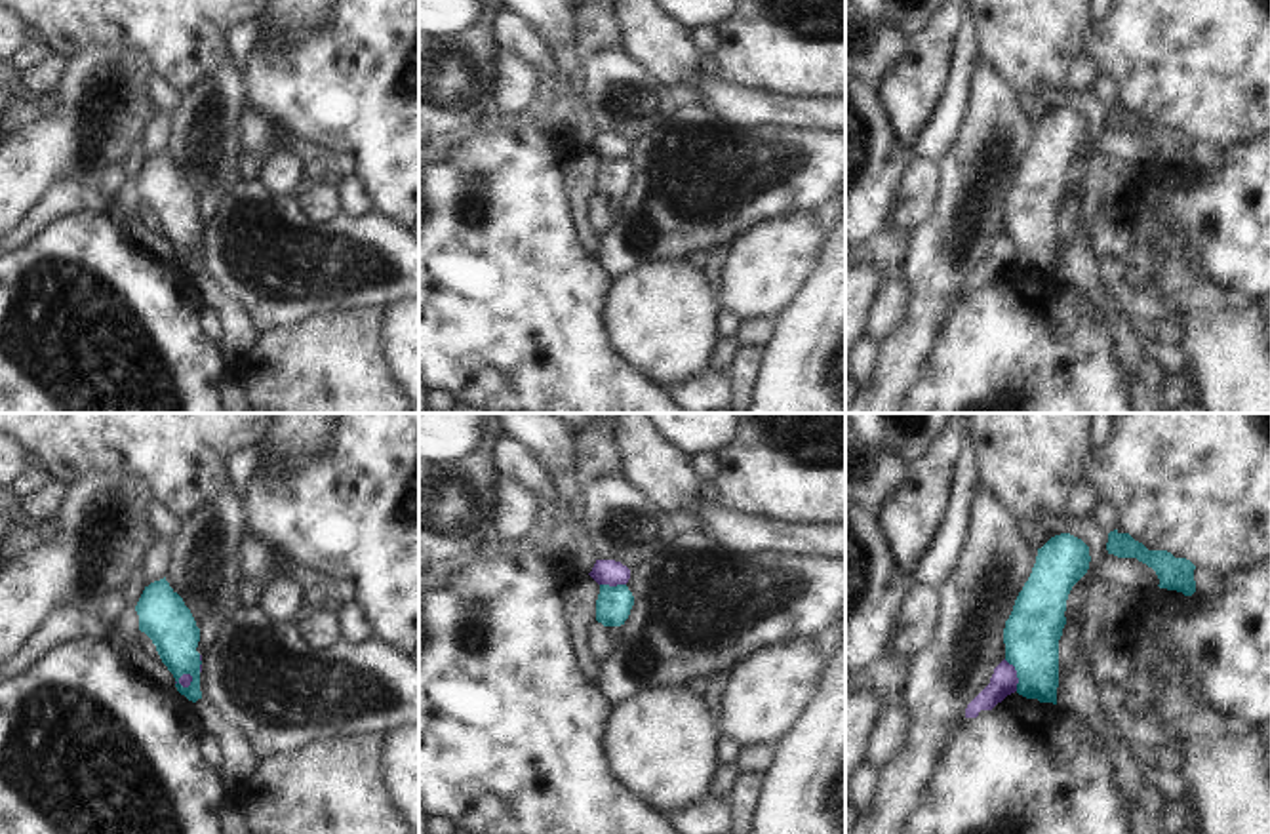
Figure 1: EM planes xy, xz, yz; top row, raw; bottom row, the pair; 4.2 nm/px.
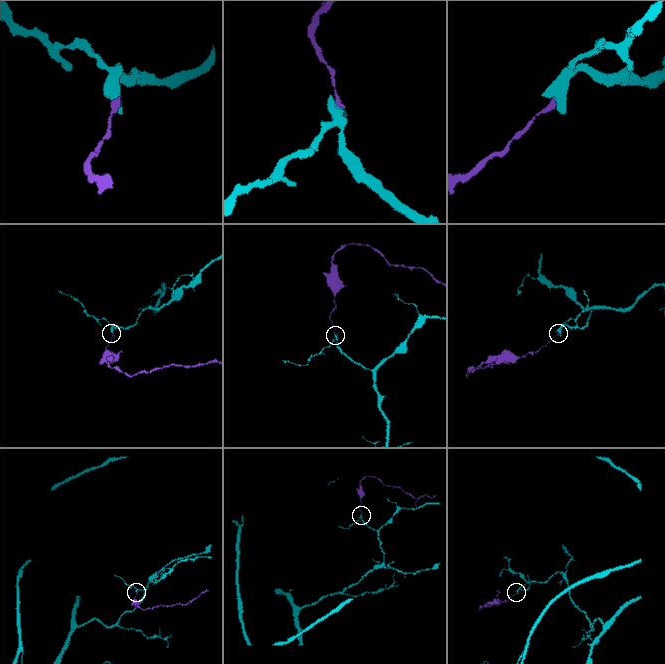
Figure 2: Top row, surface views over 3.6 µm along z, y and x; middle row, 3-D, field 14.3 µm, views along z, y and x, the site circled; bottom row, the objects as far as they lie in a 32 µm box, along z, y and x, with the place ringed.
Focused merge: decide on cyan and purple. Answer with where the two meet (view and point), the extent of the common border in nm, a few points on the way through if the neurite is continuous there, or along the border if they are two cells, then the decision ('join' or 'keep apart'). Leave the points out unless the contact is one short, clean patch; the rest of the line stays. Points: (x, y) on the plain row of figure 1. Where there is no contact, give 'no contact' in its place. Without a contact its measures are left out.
contact yz (1017, 248); length 150 nm; border yz (1004, 233), (1015, 244), (1017, 263); keep apart

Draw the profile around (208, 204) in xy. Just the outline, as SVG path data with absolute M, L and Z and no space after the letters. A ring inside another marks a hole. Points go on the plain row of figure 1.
M213 183L209 187L209 190L206 192L206 196L200 200L200 215L198 215L198 221L196 225L200 228L204 228L204 225L208 223L208 219L211 217L211 213L215 211L217 204L219 204L219 190L217 190L217 185Z

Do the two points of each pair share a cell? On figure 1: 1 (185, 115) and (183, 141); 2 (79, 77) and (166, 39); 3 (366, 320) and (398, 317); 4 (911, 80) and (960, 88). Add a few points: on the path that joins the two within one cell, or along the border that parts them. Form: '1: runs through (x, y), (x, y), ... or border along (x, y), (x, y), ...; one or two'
1: runs through (185, 120), (185, 136); one
2: border along (96, 42), (122, 42), (139, 48), (157, 75); two
3: border along (383, 309), (383, 353), (389, 362); two
4: border along (954, 42), (949, 80), (922, 126); two

